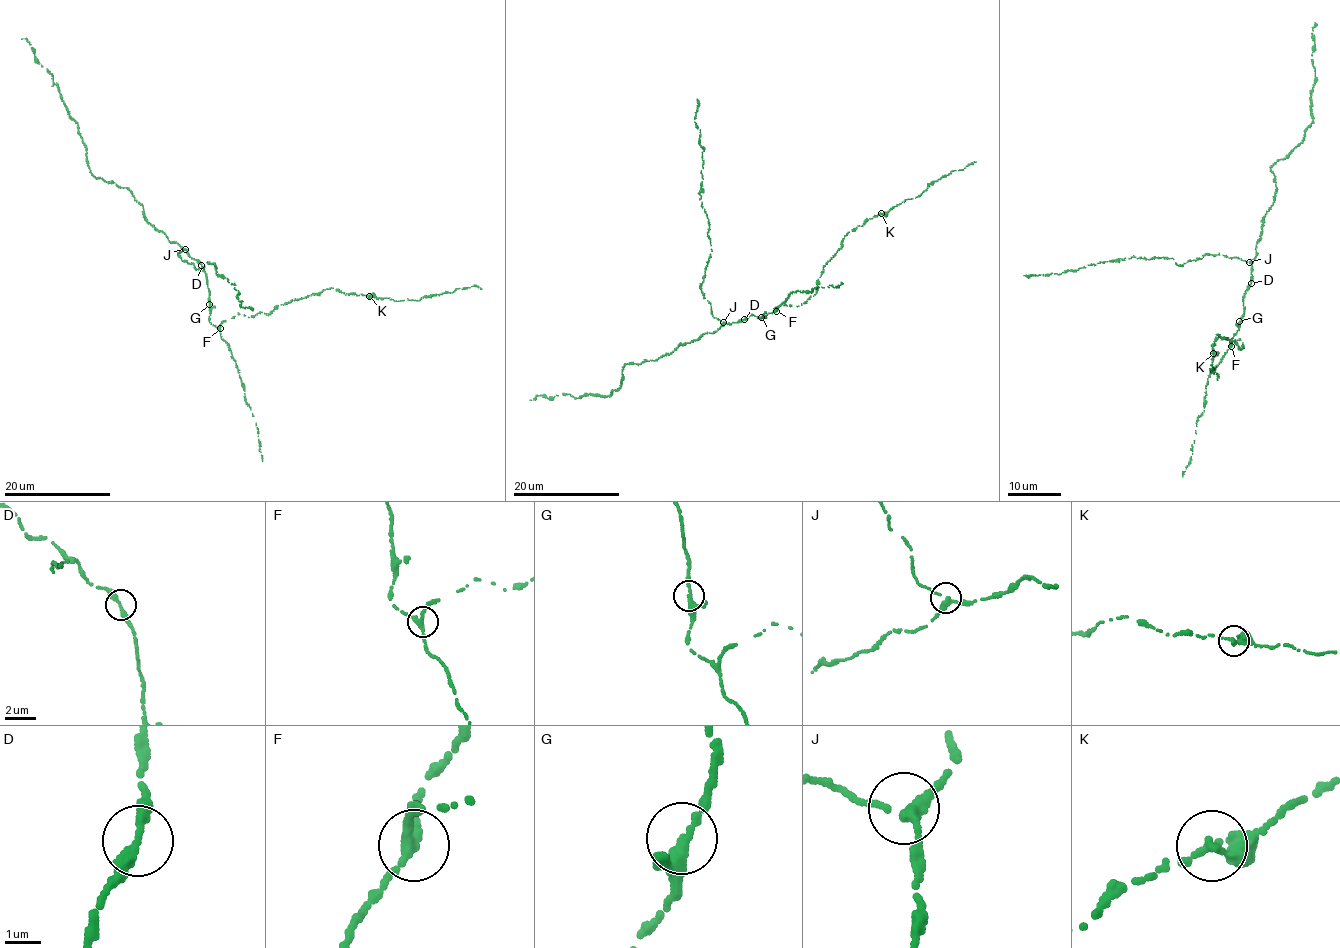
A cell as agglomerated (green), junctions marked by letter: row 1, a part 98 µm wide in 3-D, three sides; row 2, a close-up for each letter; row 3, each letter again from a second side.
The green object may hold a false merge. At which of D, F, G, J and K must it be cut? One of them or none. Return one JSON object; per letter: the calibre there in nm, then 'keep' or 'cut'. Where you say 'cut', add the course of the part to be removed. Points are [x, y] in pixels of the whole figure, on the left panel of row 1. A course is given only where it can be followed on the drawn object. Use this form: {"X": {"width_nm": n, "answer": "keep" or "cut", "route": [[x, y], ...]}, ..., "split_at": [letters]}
{"D": {"width_nm": 300, "answer": "keep"}, "F": {"width_nm": 260, "answer": "keep"}, "G": {"width_nm": 240, "answer": "keep"}, "J": {"width_nm": 240, "answer": "keep"}, "K": {"width_nm": 200, "answer": "keep"}, "split_at": []}

